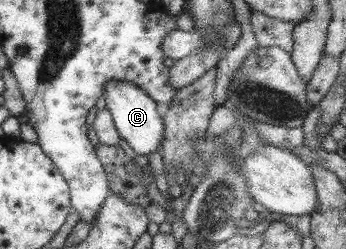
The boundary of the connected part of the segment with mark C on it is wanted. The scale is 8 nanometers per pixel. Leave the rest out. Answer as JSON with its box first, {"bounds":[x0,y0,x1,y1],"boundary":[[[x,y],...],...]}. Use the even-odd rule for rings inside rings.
{"bounds":[105,80,165,156],"boundary":[[[107,80],[105,105],[119,135],[127,141],[138,156],[148,156],[149,153],[158,150],[159,142],[165,138],[165,124],[158,113],[159,103],[148,92],[127,80]]]}

